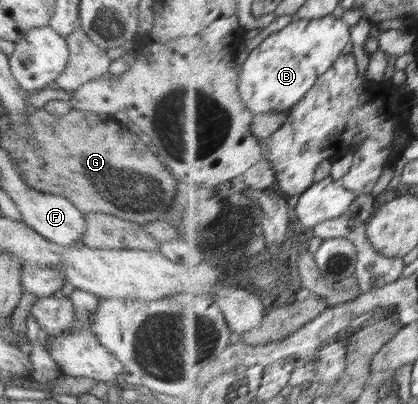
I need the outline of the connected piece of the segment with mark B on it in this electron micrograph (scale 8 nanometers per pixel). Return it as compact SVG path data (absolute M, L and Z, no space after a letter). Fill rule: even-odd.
M337 16L294 20L253 49L244 63L240 84L244 104L255 115L289 112L338 63L349 42L351 25Z

